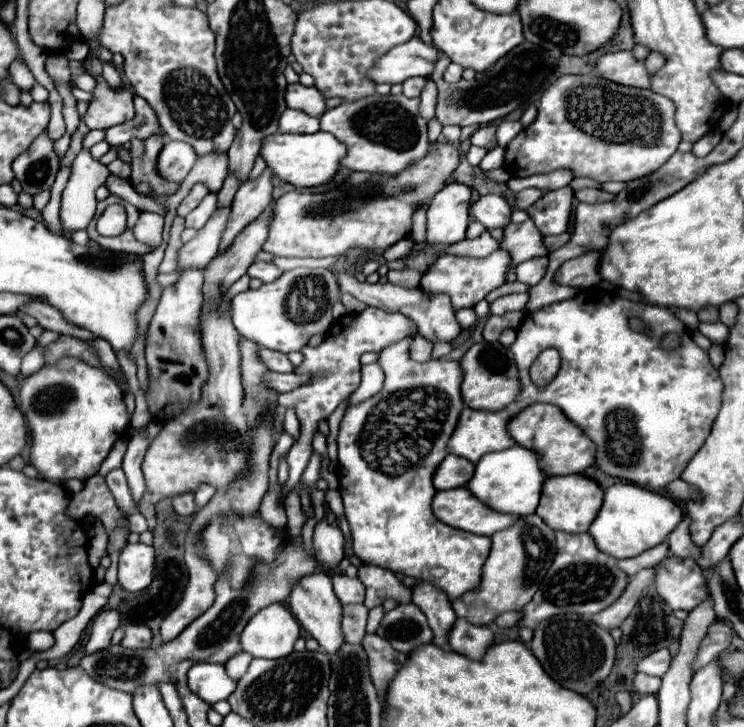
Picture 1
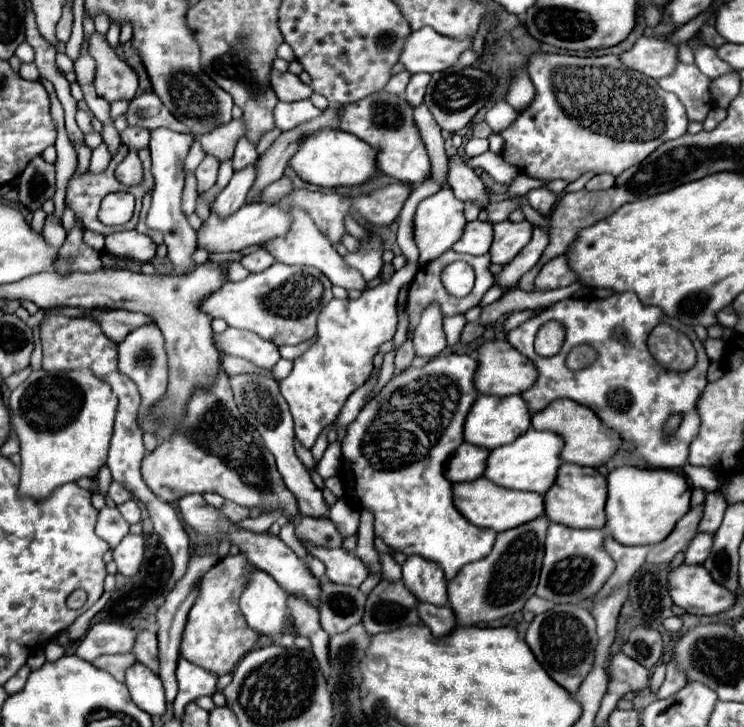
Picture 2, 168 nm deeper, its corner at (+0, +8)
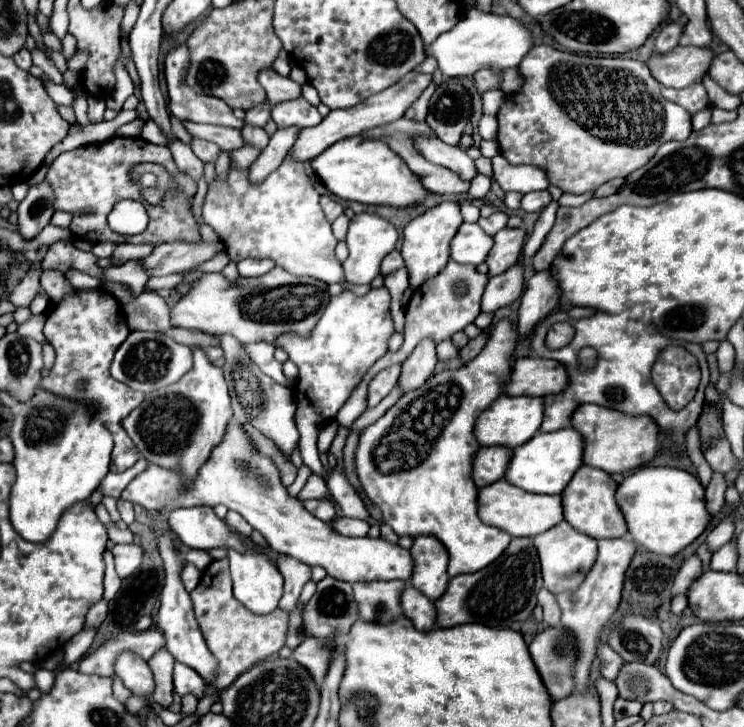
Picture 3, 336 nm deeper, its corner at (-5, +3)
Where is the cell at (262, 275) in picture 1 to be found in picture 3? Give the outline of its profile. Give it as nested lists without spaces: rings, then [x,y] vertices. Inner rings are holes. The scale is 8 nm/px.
[[[247,258],[237,264],[237,270],[241,276],[261,276],[269,272],[275,266],[273,260],[257,260],[257,258]]]

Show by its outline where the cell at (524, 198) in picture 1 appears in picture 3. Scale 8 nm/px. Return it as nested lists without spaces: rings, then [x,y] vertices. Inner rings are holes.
[[[495,212],[489,218],[479,218],[479,226],[489,234],[495,236],[495,232],[499,232],[501,228],[507,226],[507,214],[505,212]]]

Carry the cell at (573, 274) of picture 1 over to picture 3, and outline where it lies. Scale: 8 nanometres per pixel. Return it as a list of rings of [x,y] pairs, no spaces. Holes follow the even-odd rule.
[[[549,270],[537,272],[529,282],[527,290],[521,296],[519,306],[519,334],[525,338],[529,336],[535,326],[551,314],[551,310],[559,302],[559,288],[551,278]]]

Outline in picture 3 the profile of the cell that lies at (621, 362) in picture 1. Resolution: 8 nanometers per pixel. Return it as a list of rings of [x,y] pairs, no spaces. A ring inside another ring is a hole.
[[[553,312],[549,318],[545,318],[533,332],[531,336],[531,348],[535,350],[537,356],[543,358],[551,358],[557,360],[561,364],[567,366],[569,376],[571,376],[571,384],[567,390],[563,390],[561,394],[553,394],[545,398],[545,418],[541,424],[541,432],[553,432],[553,430],[561,430],[569,424],[573,412],[585,404],[585,402],[595,402],[599,406],[605,408],[613,408],[619,412],[627,412],[627,414],[647,414],[651,418],[657,420],[657,424],[661,426],[663,432],[673,432],[675,444],[679,452],[685,452],[685,432],[697,422],[701,410],[703,410],[703,402],[705,402],[705,388],[709,382],[709,368],[707,368],[707,360],[705,354],[701,350],[699,344],[691,344],[691,342],[671,342],[671,338],[655,332],[653,326],[647,326],[643,322],[637,320],[627,320],[623,314],[605,314],[605,312],[597,312],[591,318],[585,320],[573,320],[567,312]],[[555,322],[569,322],[575,328],[575,336],[573,340],[559,348],[559,350],[549,350],[545,346],[545,336],[549,332],[549,328]],[[669,344],[679,344],[681,348],[685,348],[687,352],[691,352],[701,368],[701,384],[697,388],[695,398],[681,410],[681,412],[673,412],[665,406],[665,402],[661,400],[661,394],[657,392],[657,388],[653,388],[651,382],[651,366],[655,362],[655,356],[659,356],[659,352],[663,348],[667,348]],[[591,346],[597,350],[597,370],[579,370],[579,350]]]

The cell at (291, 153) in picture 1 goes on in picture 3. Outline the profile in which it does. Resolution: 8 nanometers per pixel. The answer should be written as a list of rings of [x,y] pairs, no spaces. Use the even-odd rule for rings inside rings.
[[[353,136],[335,142],[323,154],[313,160],[313,170],[327,184],[329,192],[343,200],[355,200],[361,204],[407,208],[423,202],[431,192],[425,192],[421,178],[409,172],[409,166],[397,156],[383,140],[371,140]]]

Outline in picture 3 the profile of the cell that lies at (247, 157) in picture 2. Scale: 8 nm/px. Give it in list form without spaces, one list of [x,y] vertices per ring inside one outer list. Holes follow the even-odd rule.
[[[245,124],[241,132],[243,132],[243,138],[247,140],[247,144],[251,144],[251,146],[265,148],[265,144],[269,142],[269,136],[267,136],[267,132],[263,128],[253,128],[251,124]]]

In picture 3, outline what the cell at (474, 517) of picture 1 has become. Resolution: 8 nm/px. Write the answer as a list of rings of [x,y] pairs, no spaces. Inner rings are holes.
[[[499,480],[479,490],[479,518],[489,524],[505,530],[511,536],[537,536],[563,520],[563,504],[561,496],[545,496],[533,494],[509,484],[507,480]]]

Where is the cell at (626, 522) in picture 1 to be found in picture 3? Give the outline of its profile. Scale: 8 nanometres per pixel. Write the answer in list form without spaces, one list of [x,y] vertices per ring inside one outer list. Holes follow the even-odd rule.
[[[637,468],[619,484],[617,504],[625,514],[633,542],[649,552],[665,556],[673,556],[689,546],[709,526],[709,512],[705,512],[705,488],[693,474],[679,468]]]

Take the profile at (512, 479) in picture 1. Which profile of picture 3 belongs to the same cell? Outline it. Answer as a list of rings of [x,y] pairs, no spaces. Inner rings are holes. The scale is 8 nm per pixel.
[[[571,426],[549,434],[537,432],[529,442],[513,450],[513,458],[509,462],[505,480],[535,494],[561,494],[573,478],[573,474],[577,472],[577,468],[583,464],[583,448],[583,436]]]

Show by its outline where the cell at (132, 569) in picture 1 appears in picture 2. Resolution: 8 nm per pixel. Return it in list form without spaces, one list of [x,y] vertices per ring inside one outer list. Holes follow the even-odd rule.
[[[128,533],[114,549],[114,561],[118,565],[118,573],[124,577],[136,575],[136,571],[140,571],[140,563],[144,561],[144,537]]]

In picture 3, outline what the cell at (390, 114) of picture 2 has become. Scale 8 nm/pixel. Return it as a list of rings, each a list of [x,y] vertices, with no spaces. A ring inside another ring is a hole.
[[[403,136],[403,138],[387,138],[385,140],[393,152],[397,152],[407,166],[421,176],[423,186],[429,192],[439,192],[439,194],[467,194],[471,182],[461,180],[455,172],[449,172],[449,168],[441,168],[437,164],[427,162],[415,148],[413,144]]]

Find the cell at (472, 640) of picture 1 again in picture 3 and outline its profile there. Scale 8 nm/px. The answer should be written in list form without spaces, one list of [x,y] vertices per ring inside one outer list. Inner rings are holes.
[[[413,586],[405,588],[405,596],[401,596],[401,608],[405,608],[405,616],[413,622],[415,628],[419,630],[431,630],[435,628],[435,606],[433,602],[417,592]]]

